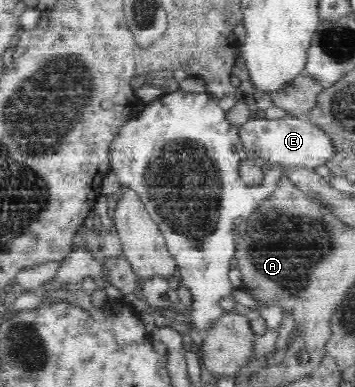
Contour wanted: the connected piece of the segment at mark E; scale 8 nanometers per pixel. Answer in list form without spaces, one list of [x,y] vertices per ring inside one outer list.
[[[288,114],[280,119],[254,117],[239,125],[238,129],[244,148],[247,148],[248,159],[280,166],[284,174],[290,168],[322,170],[325,162],[336,156],[330,137],[307,117],[301,118]]]

